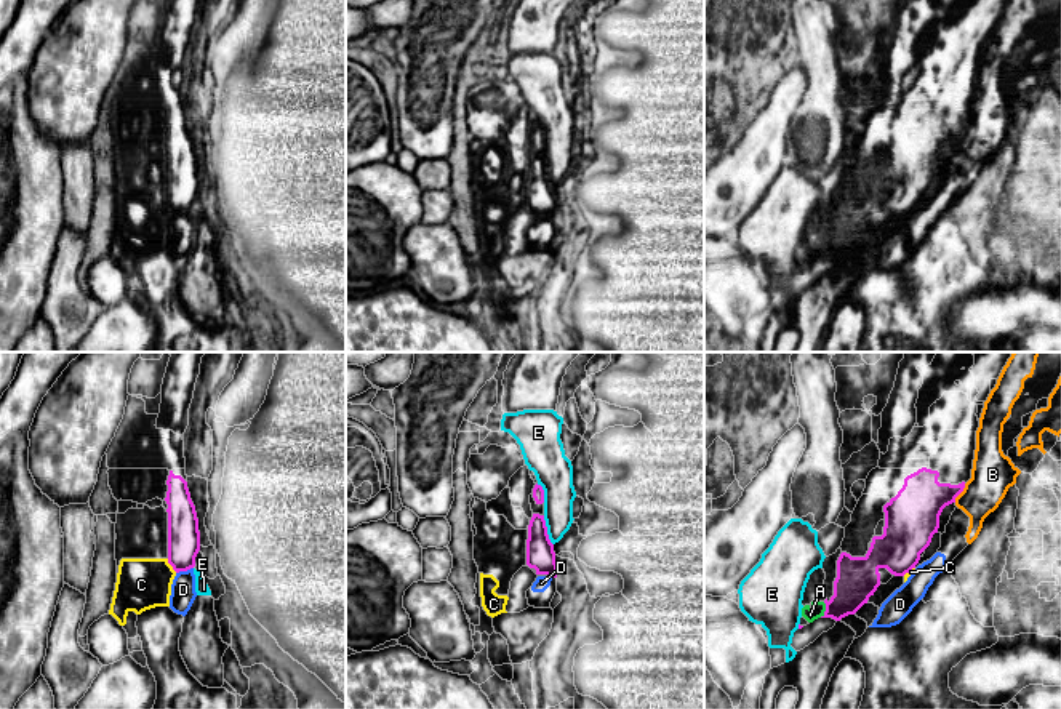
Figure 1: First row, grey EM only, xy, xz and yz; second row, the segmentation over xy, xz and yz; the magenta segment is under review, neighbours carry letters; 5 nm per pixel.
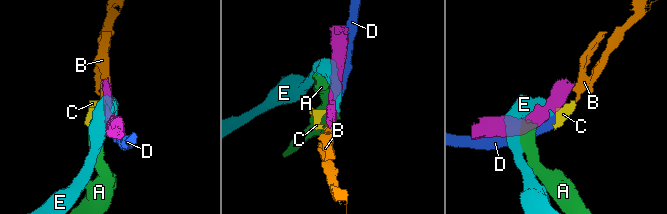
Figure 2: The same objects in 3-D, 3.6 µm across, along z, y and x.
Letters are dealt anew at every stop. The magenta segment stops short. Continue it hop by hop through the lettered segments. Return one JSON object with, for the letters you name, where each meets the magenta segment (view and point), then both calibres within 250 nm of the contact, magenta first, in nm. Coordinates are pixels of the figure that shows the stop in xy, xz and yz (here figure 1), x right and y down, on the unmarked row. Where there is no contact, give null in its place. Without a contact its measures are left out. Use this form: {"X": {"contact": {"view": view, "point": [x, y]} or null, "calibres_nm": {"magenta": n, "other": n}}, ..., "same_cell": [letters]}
{"same_cell": []}

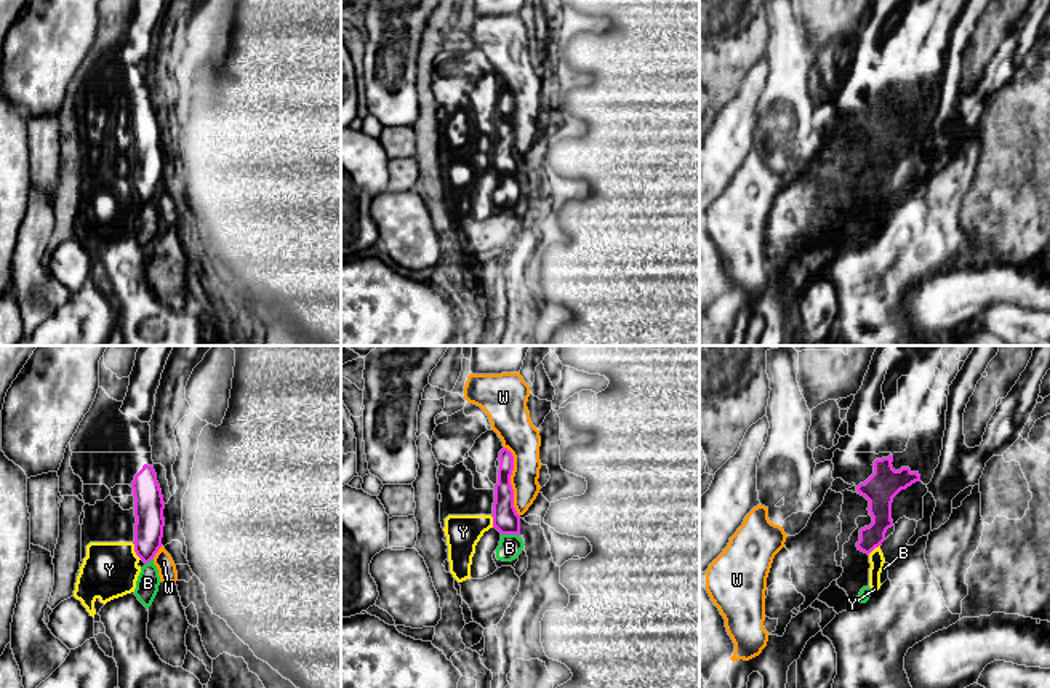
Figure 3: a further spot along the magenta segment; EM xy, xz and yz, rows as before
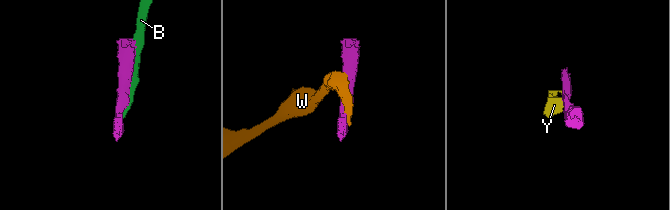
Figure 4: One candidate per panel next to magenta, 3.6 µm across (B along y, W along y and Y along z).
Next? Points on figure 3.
{"same_cell": []}

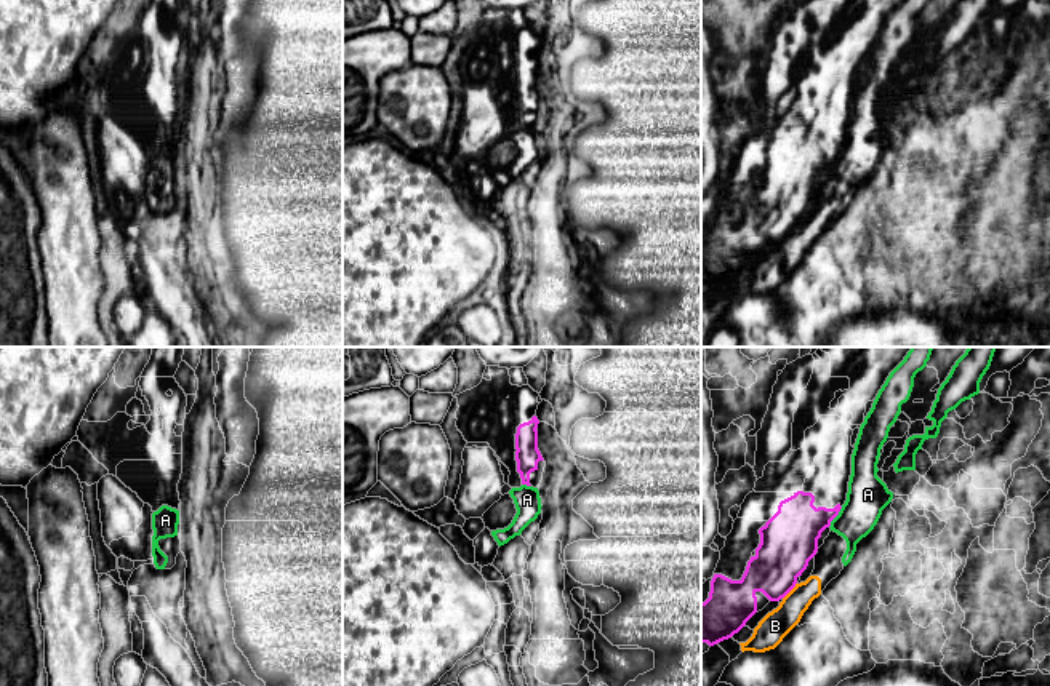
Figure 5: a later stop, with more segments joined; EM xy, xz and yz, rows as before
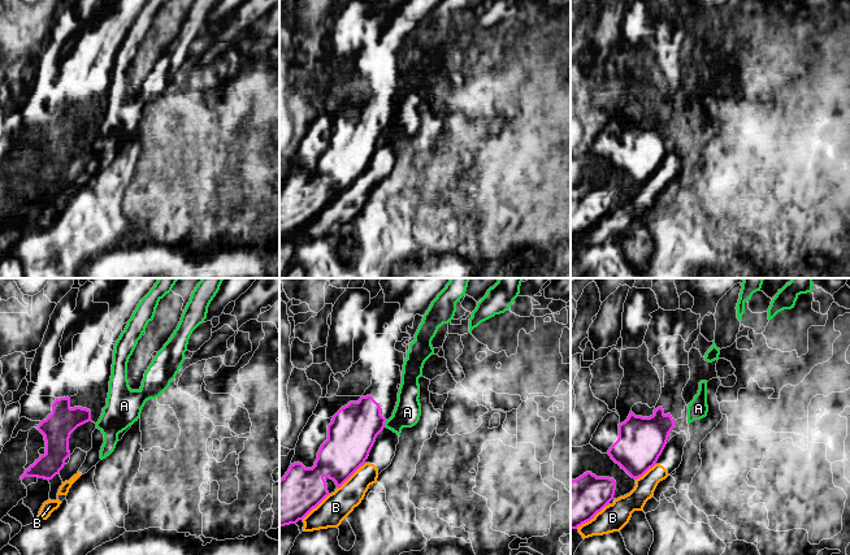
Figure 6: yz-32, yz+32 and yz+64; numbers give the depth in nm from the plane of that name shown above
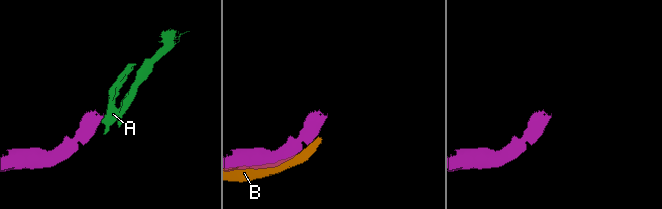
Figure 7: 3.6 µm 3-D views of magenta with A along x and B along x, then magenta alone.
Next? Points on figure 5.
{"same_cell": []}

